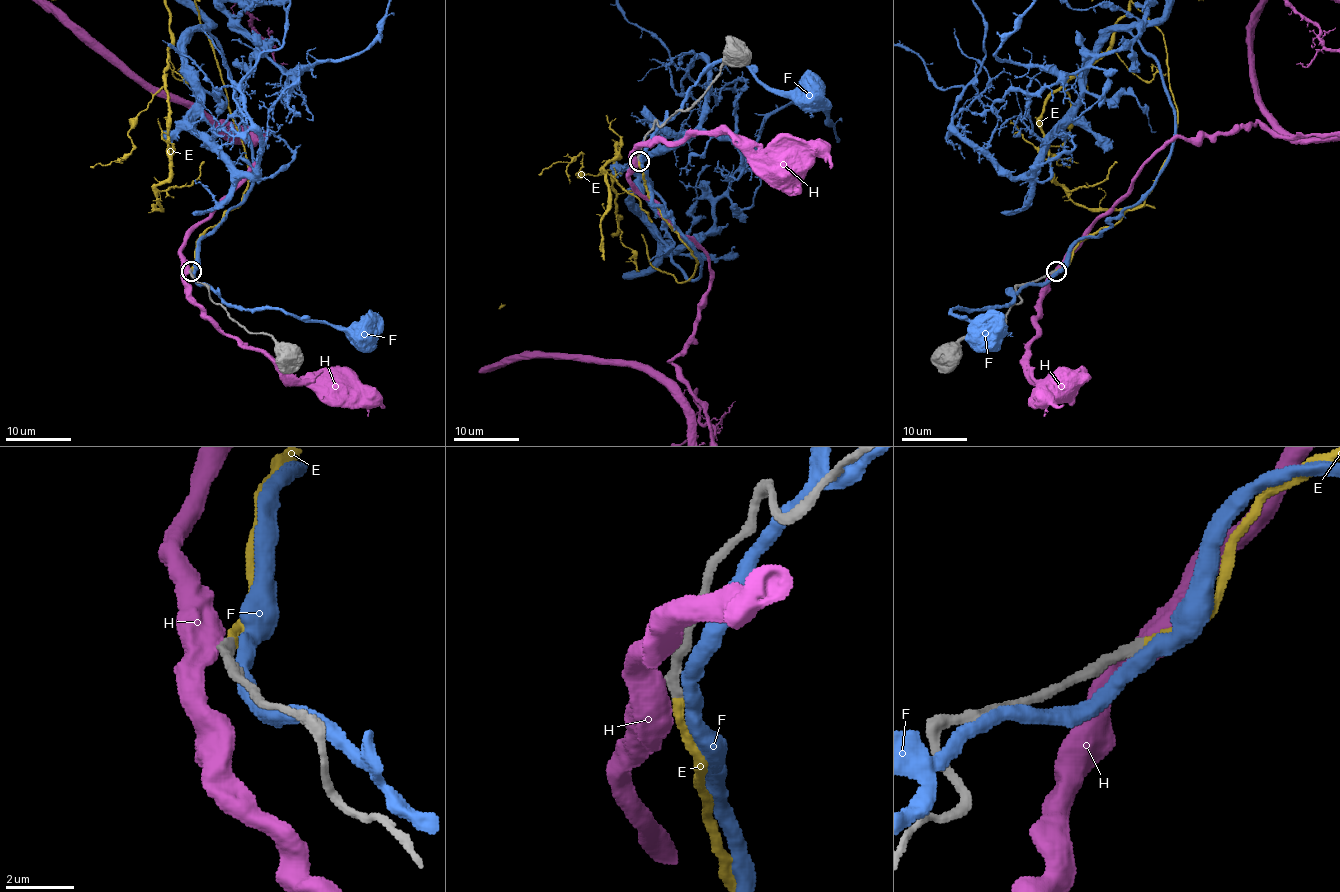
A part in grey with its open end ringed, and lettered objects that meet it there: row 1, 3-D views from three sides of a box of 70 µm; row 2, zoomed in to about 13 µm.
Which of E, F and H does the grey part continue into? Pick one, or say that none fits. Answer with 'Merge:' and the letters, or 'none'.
Merge: E

